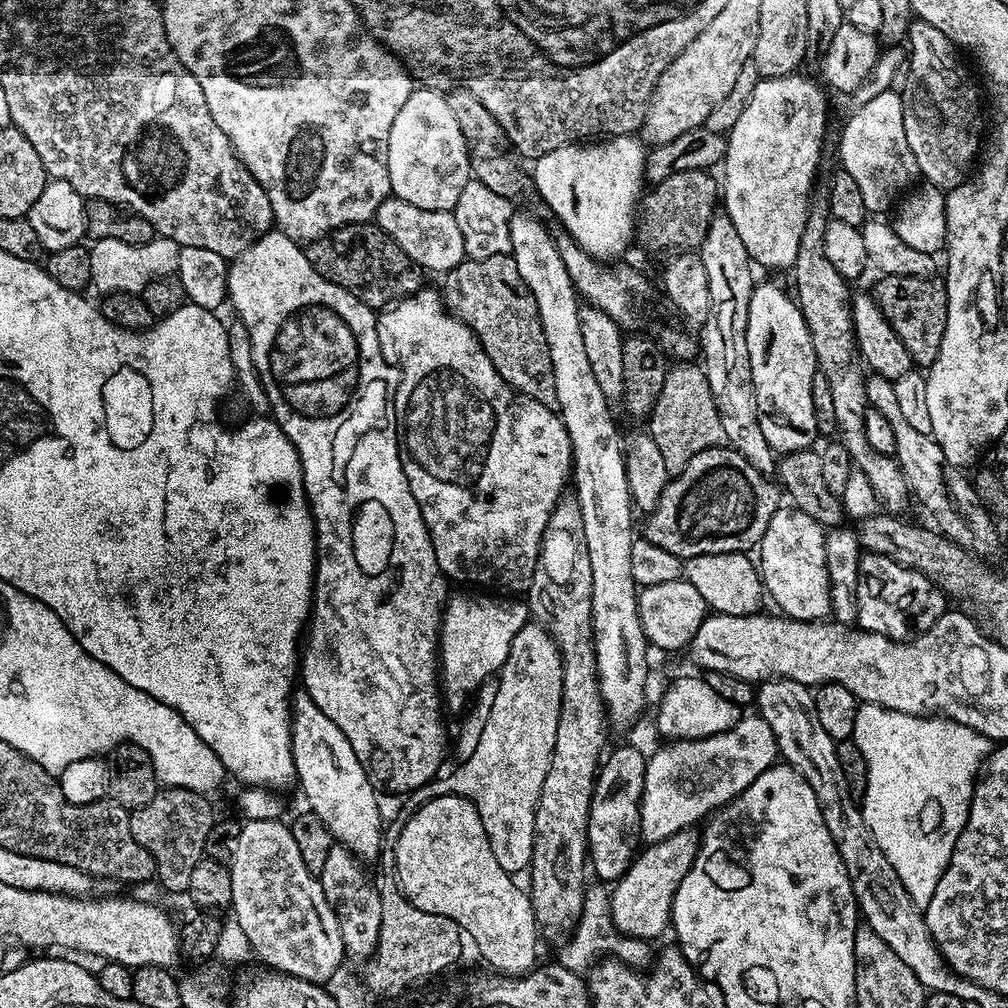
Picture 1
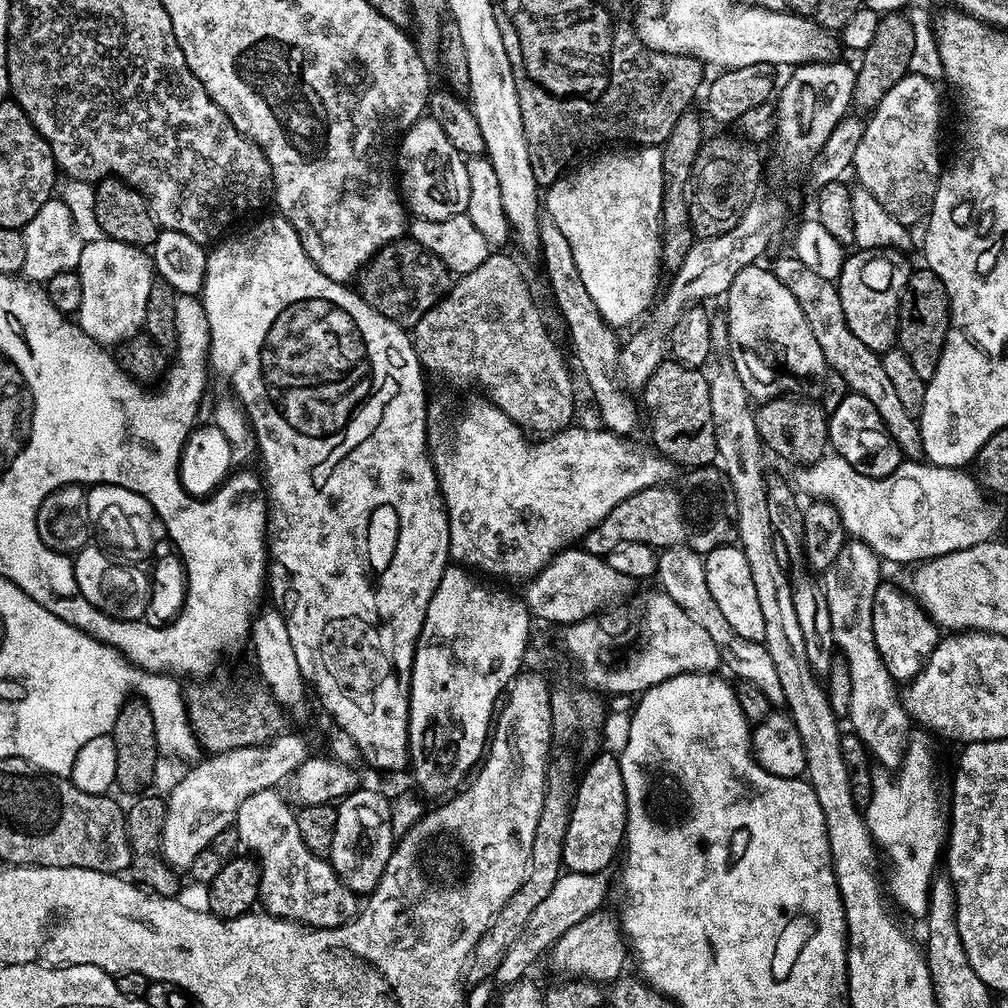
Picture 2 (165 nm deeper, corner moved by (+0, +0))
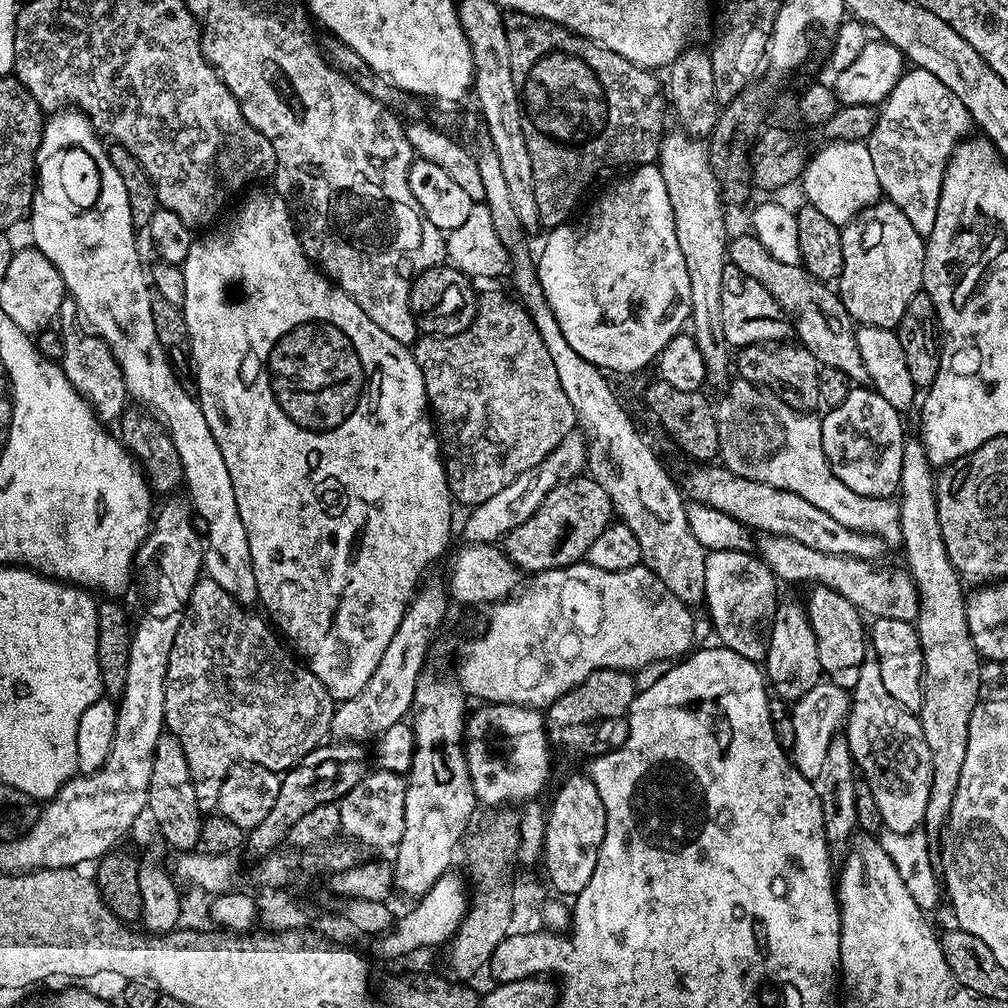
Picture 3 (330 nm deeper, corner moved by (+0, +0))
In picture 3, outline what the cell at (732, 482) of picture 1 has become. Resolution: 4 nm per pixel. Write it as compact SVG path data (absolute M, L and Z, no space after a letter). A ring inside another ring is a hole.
M581 474L575 480L550 490L536 513L503 538L502 548L517 569L524 571L525 568L528 574L546 568L563 570L581 563L594 546L594 540L608 529L613 520L610 494L606 494L596 480Z

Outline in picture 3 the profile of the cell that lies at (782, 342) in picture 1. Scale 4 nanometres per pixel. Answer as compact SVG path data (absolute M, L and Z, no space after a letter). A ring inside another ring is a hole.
M725 263L722 270L722 334L732 346L772 346L793 335L794 328L782 315L780 304L752 276L747 276L732 263Z

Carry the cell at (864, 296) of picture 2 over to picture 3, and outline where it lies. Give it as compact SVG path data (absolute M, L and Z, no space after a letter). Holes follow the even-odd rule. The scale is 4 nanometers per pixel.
M887 198L865 208L855 220L843 225L840 237L842 270L838 295L845 310L857 325L895 329L924 282L925 237L910 226L906 214Z

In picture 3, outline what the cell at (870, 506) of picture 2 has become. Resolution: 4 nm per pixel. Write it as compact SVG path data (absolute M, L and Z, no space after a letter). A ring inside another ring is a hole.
M733 379L724 390L724 397L720 401L717 399L714 404L718 442L720 443L718 456L723 467L750 482L762 482L766 486L774 486L786 492L793 492L798 498L804 498L806 502L810 502L810 506L816 506L818 510L822 510L822 514L828 514L834 522L838 522L855 532L879 536L885 545L892 546L892 544L899 545L901 543L899 507L888 498L854 494L850 490L850 486L846 486L833 474L828 460L824 457L824 450L820 447L821 417L819 415L795 412L774 393L750 380Z

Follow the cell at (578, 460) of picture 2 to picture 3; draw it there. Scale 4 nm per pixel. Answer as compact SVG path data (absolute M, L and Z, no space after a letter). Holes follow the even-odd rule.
M696 466L696 469L685 478L684 484L682 480L682 488L687 499L721 511L722 514L736 519L748 530L757 528L757 533L760 534L794 538L794 542L802 542L802 546L810 546L826 554L850 556L861 562L876 562L872 560L878 559L886 551L886 545L879 536L855 532L834 522L828 514L822 514L822 510L810 506L810 502L798 498L793 492L766 486L762 482L750 482L746 478L734 475L723 466L712 467L716 466Z

